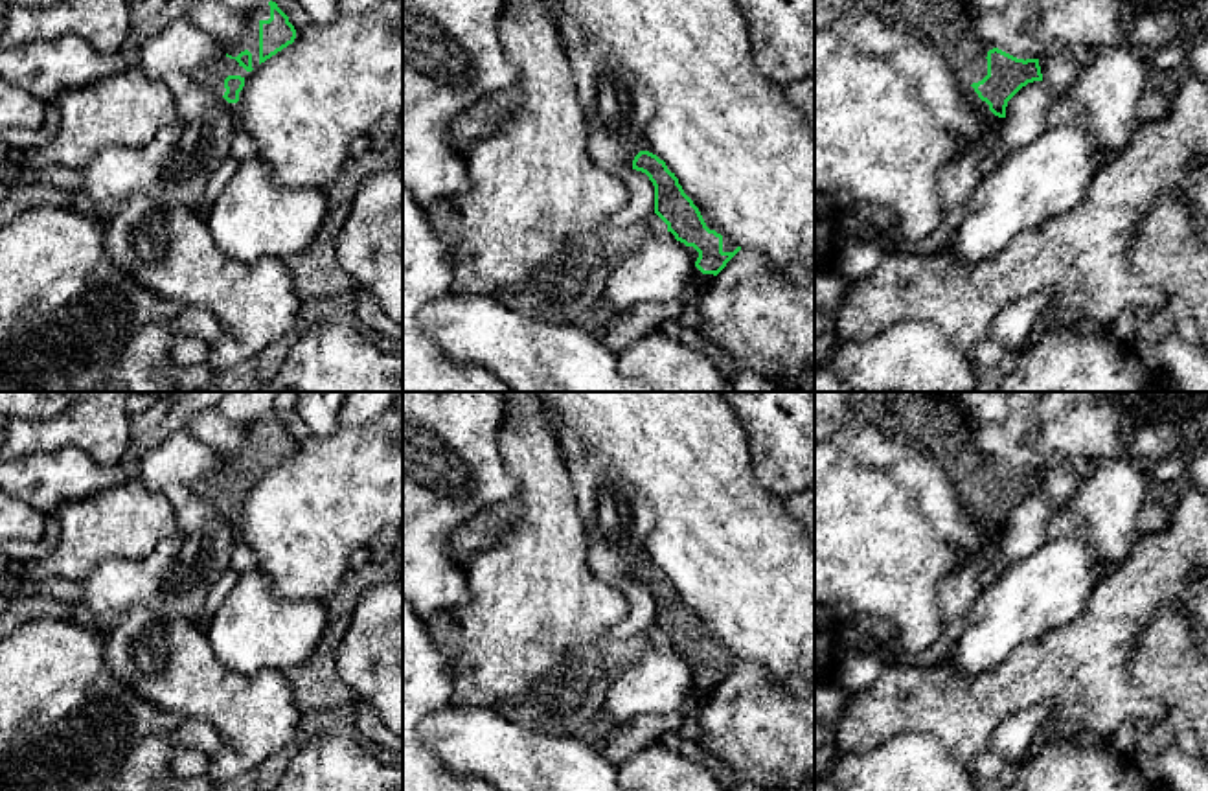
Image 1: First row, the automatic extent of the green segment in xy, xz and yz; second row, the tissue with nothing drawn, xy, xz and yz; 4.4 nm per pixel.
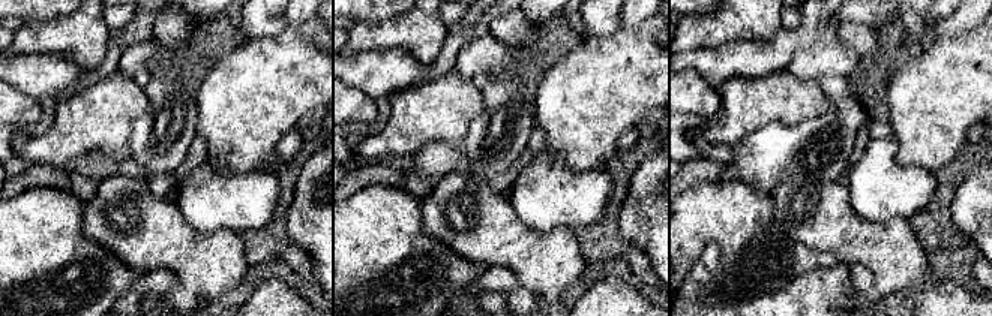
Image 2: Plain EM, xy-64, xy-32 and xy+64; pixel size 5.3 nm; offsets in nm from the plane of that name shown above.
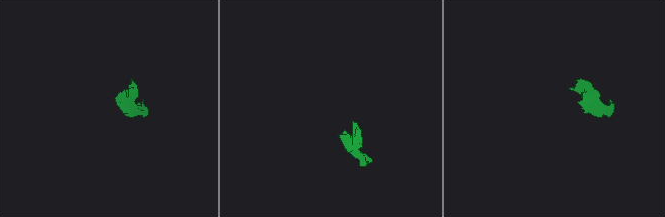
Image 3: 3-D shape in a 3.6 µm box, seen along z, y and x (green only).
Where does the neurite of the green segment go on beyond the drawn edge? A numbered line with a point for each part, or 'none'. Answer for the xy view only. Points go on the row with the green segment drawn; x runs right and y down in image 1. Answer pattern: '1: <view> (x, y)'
1: xy (249, 39)

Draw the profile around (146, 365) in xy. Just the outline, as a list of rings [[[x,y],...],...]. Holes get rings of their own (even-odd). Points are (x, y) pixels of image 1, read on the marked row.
[[[151,324],[131,338],[114,362],[50,375],[42,381],[40,392],[175,392],[177,337],[171,324]]]

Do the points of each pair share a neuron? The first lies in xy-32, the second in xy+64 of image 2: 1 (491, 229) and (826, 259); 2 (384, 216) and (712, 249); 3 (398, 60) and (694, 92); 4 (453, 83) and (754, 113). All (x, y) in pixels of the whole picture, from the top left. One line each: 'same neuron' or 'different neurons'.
1: different neurons
2: different neurons
3: different neurons
4: same neuron

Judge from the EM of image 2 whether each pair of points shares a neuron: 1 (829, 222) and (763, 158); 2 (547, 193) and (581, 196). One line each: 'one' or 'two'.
1: two
2: one

